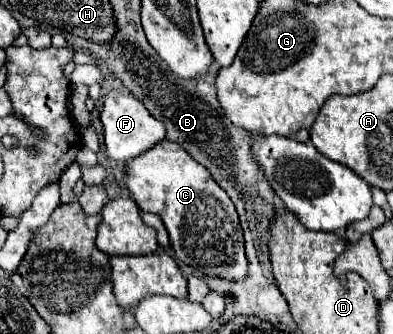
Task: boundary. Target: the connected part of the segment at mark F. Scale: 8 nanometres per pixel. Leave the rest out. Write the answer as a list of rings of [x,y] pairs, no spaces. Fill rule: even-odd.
[[[108,91],[102,101],[104,101],[104,105],[102,105],[100,121],[104,127],[106,151],[112,159],[130,161],[166,137],[164,125],[158,119],[154,119],[150,115],[150,111],[134,95],[122,93],[122,91]]]

